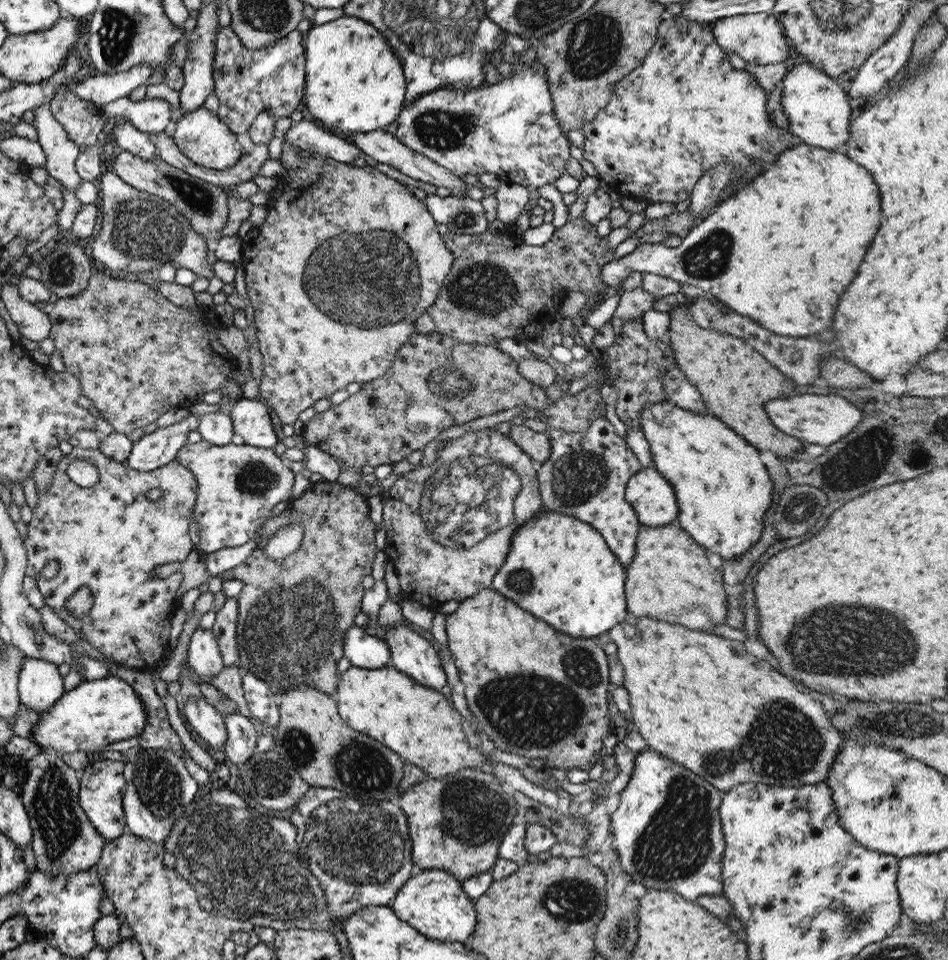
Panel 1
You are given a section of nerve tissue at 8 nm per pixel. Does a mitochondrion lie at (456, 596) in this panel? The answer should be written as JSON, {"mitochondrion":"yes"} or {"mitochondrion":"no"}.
{"mitochondrion":"no"}

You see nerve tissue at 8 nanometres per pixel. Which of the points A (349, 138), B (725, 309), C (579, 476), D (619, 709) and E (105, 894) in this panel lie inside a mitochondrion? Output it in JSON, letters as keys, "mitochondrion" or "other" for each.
{"A":"other","B":"other","C":"mitochondrion","D":"other","E":"other"}

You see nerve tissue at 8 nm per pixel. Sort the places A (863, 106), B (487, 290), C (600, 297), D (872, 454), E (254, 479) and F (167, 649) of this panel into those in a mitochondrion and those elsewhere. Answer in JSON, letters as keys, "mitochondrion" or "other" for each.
{"A":"other","B":"mitochondrion","C":"other","D":"mitochondrion","E":"mitochondrion","F":"other"}

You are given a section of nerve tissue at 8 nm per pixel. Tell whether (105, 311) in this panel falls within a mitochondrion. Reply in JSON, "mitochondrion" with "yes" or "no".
{"mitochondrion":"yes"}

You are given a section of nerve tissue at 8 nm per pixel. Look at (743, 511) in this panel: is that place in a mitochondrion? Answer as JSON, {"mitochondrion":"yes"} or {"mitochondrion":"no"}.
{"mitochondrion":"no"}

